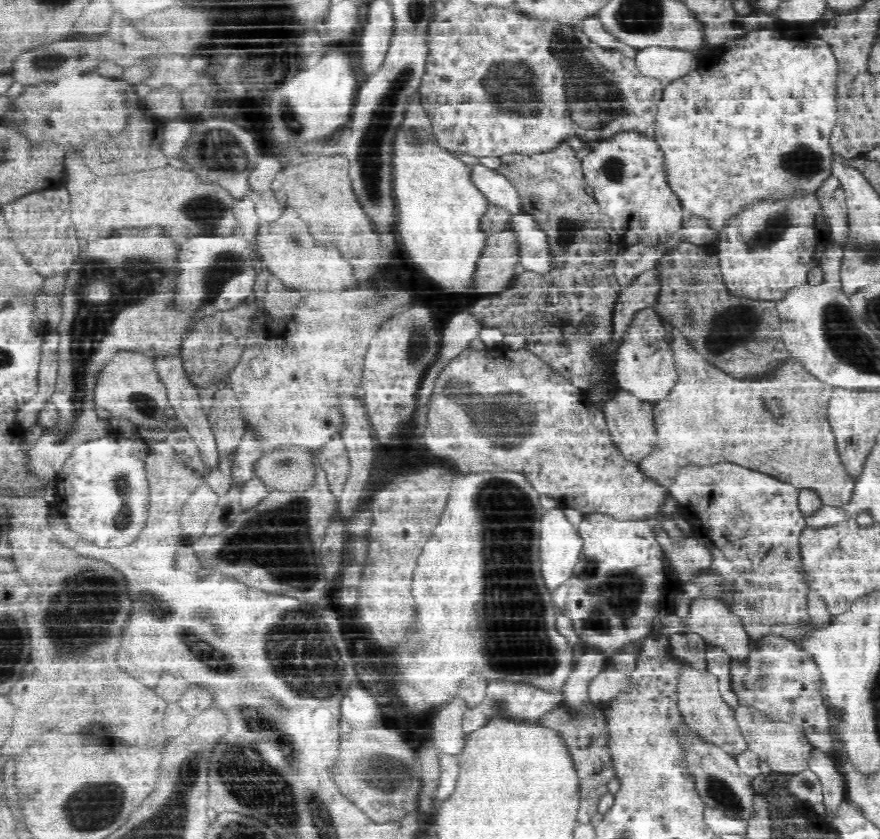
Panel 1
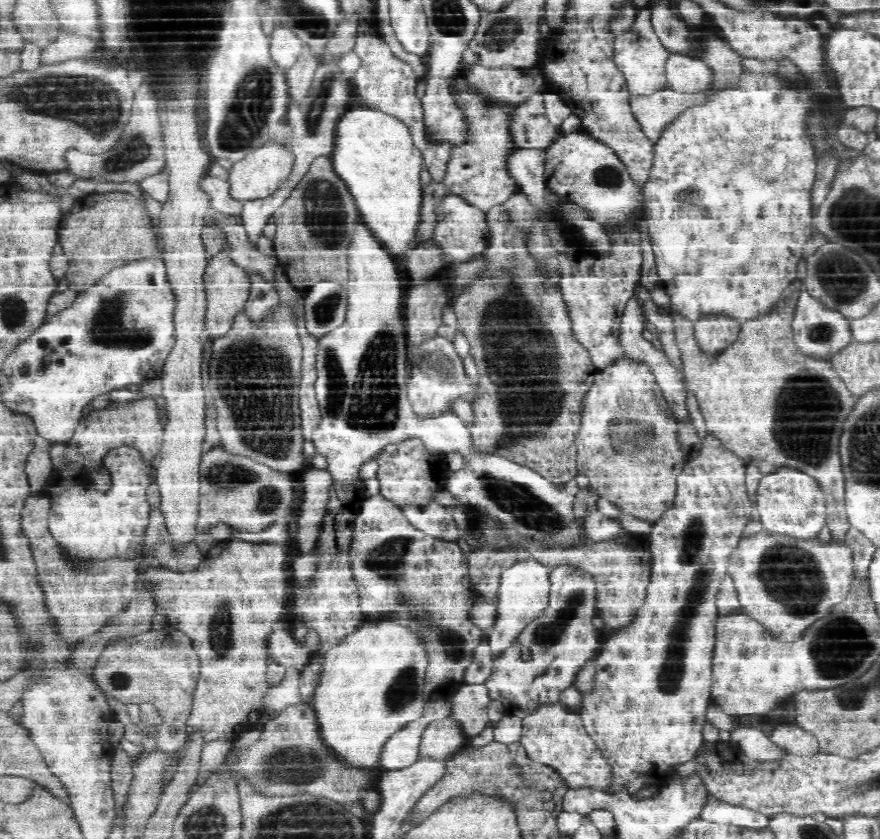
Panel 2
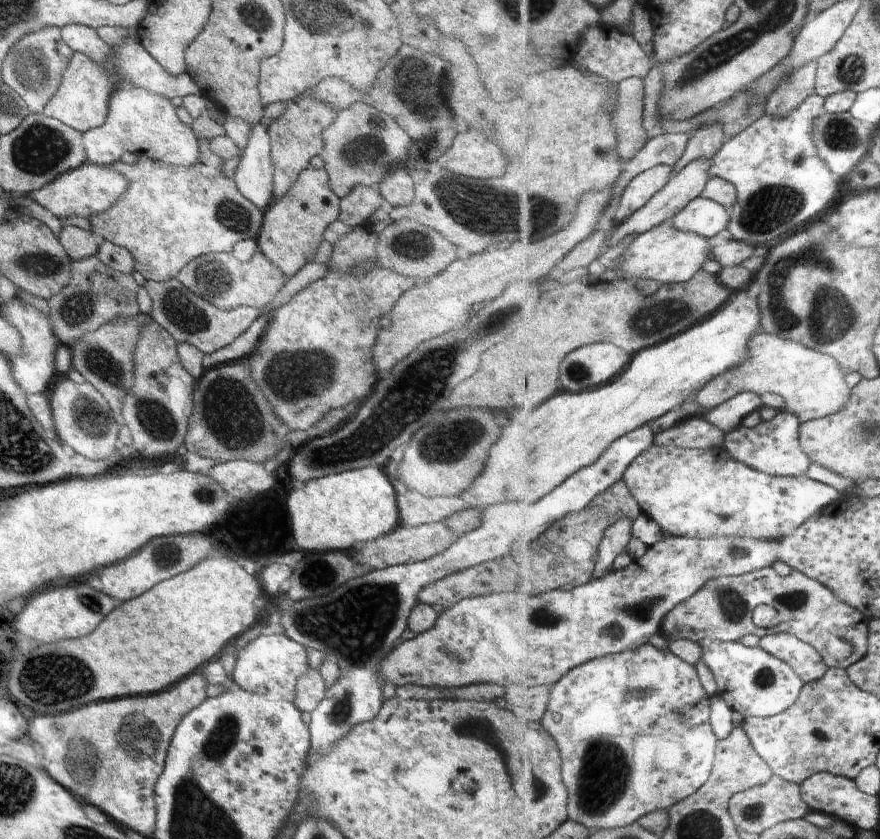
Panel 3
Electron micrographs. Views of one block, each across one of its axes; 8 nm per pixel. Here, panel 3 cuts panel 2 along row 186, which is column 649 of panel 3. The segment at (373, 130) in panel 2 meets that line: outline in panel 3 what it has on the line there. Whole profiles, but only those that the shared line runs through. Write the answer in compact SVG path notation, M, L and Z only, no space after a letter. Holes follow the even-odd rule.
M747 290L733 292L732 300L716 312L720 318L716 318L712 324L712 318L708 318L704 324L698 324L686 334L680 334L680 338L670 338L670 342L637 354L634 362L630 362L632 370L610 382L610 386L580 394L564 392L536 410L514 410L510 414L510 426L504 430L500 442L490 448L484 470L458 496L470 507L477 509L502 503L538 502L548 497L570 477L600 461L619 438L651 424L656 418L662 418L670 410L676 410L686 400L694 399L697 391L701 391L710 381L728 369L739 367L749 353L749 342L757 335L758 326L763 322L760 310L759 299L752 298Z

